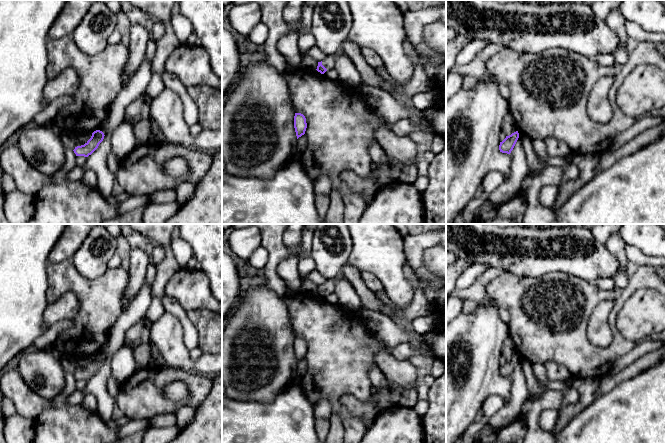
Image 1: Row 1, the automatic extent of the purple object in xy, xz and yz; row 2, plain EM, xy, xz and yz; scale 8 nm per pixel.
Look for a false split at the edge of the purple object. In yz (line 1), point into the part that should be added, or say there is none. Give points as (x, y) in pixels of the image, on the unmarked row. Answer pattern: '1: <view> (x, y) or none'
1: yz (509, 350)

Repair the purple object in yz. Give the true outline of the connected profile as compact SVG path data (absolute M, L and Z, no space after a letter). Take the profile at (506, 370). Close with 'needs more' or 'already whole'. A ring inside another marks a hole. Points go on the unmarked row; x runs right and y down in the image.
M507 336L503 343L502 354L506 358L506 362L500 366L499 374L502 377L510 378L519 362L515 343L510 336Z; needs more

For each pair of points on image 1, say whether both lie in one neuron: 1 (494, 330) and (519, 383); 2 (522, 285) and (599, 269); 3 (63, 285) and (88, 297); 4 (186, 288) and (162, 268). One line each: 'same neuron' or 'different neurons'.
1: different neurons
2: different neurons
3: same neuron
4: different neurons

